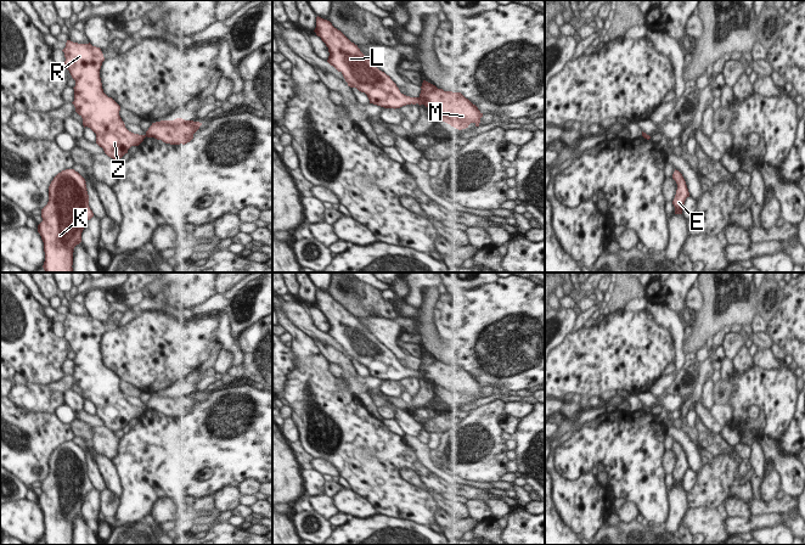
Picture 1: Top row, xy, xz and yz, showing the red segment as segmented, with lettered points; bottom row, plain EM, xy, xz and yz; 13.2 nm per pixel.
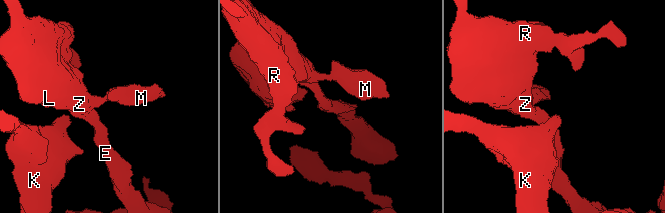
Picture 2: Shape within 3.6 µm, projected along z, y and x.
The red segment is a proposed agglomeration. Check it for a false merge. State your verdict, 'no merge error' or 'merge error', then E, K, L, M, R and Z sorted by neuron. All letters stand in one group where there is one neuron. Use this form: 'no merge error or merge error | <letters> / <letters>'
merge error | E K L R Z / M

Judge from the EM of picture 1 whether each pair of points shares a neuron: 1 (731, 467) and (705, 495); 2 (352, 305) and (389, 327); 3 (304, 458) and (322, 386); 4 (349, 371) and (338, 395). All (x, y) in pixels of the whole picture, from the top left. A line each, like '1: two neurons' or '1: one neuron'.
1: one neuron
2: two neurons
3: two neurons
4: two neurons

